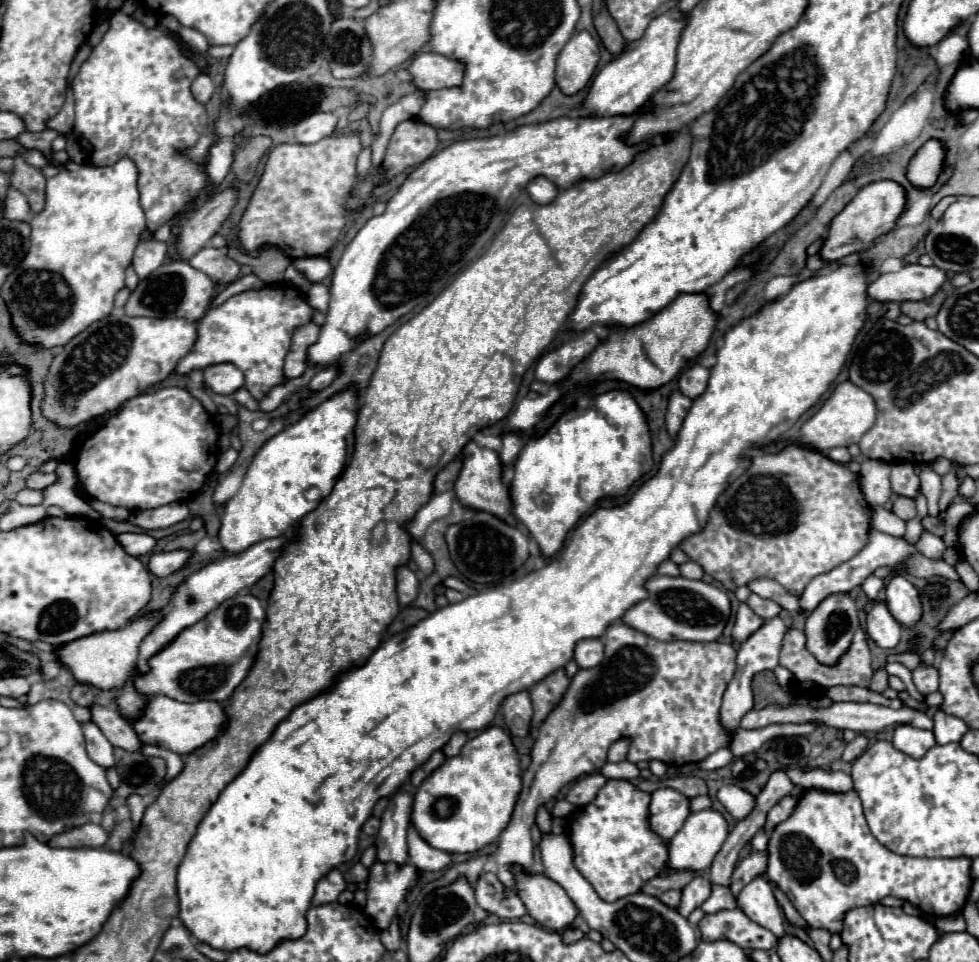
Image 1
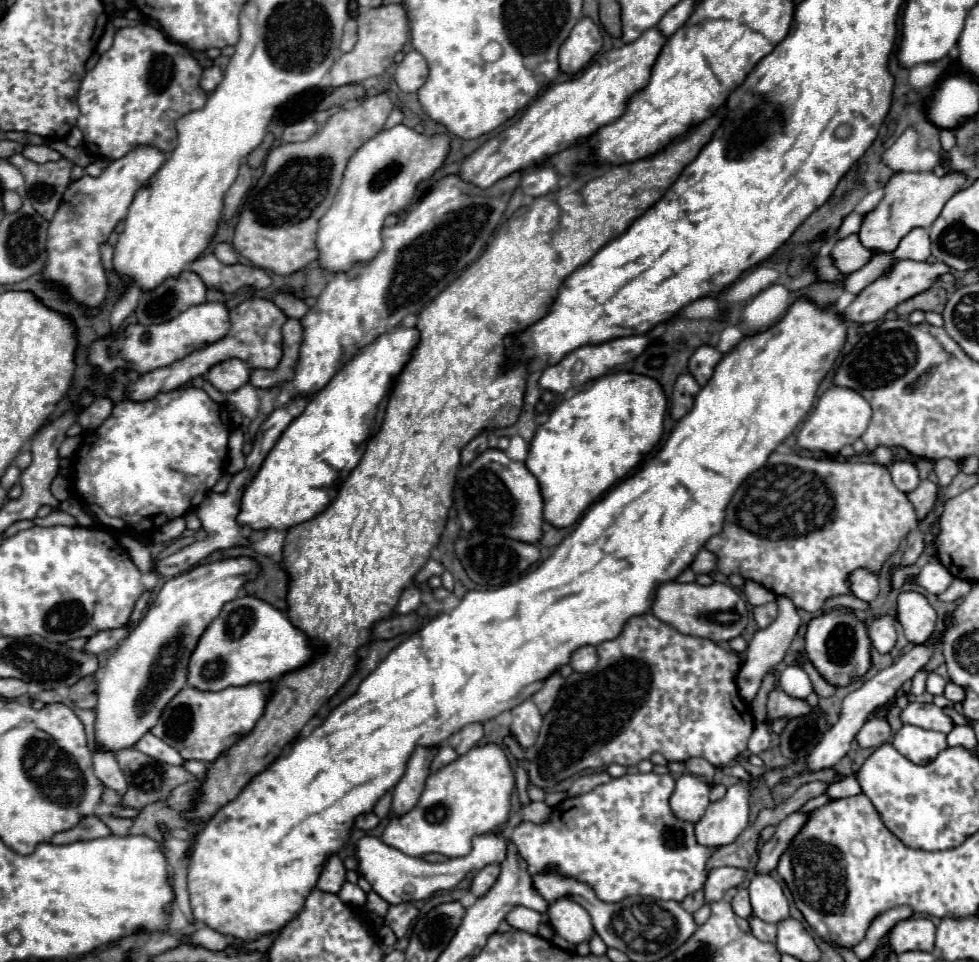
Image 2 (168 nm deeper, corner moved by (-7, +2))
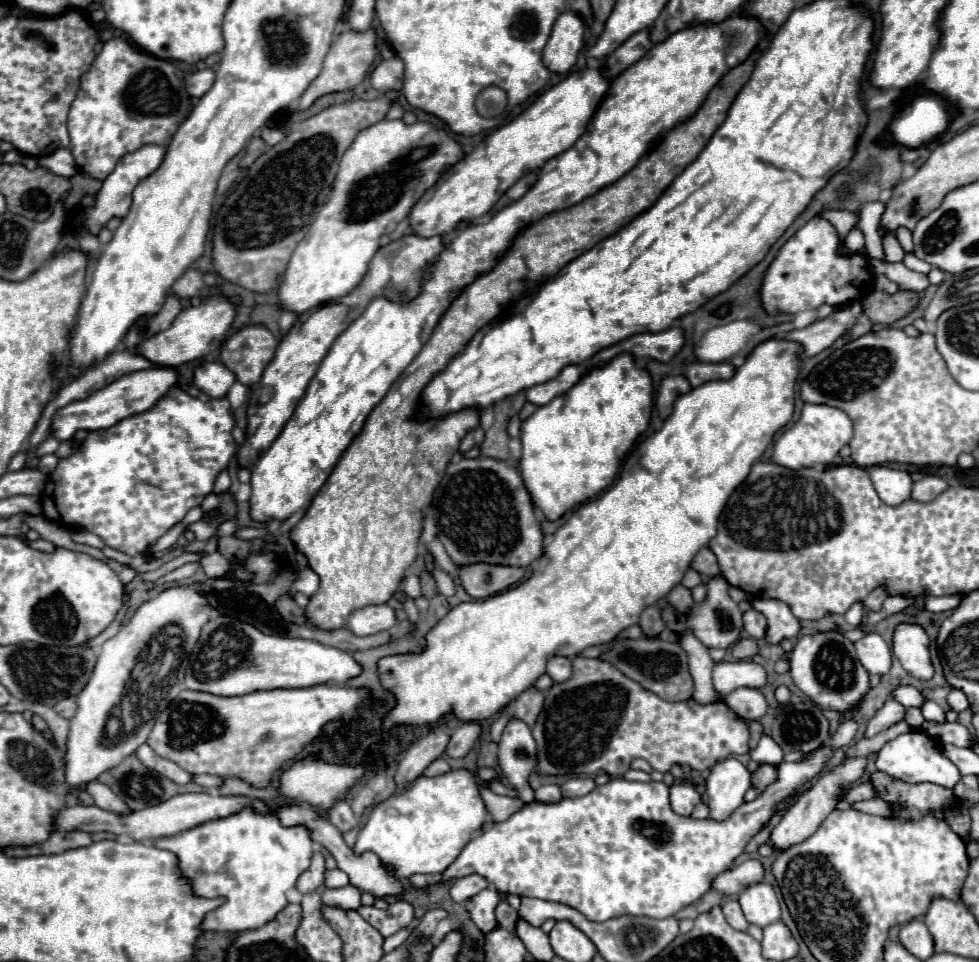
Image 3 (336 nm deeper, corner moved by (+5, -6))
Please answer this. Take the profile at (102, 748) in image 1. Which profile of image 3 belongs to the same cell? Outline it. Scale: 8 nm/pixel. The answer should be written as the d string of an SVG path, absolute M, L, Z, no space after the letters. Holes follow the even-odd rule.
M93 780L91 784L85 784L83 790L89 792L89 794L93 796L93 800L95 800L95 806L99 806L99 808L103 808L103 810L117 812L117 814L127 814L127 812L131 812L131 810L127 808L127 804L125 804L119 796L115 796L115 794L111 792L111 788L107 788L107 784L101 784L101 782Z

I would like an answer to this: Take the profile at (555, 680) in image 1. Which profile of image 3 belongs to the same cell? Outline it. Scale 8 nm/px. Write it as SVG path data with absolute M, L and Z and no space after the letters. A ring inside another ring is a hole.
M529 688L527 692L517 696L513 708L515 708L515 718L523 720L527 726L533 726L543 708L543 692L537 688Z

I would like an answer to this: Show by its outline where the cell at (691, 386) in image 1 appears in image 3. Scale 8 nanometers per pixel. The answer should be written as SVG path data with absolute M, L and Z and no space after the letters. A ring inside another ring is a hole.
M691 362L687 366L687 380L691 384L691 388L697 388L709 380L715 380L715 378L731 378L735 372L735 366L733 364L699 364L699 362Z

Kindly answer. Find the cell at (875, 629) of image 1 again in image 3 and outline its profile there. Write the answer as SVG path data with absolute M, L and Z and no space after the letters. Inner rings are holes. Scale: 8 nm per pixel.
M875 632L867 634L859 642L855 642L855 648L857 648L859 662L865 666L869 674L881 676L891 668L891 650L879 634Z

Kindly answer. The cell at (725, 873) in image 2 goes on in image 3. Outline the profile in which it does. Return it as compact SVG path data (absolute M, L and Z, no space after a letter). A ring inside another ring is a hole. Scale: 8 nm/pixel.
M745 860L741 866L729 868L725 872L721 872L713 884L711 890L719 892L721 896L735 896L739 894L743 888L757 884L763 880L763 866L759 860Z

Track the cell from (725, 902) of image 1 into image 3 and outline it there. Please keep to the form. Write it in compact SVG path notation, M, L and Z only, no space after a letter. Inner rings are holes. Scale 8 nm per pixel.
M727 900L727 902L721 904L721 908L723 908L723 914L725 914L727 922L729 922L735 930L747 930L747 928L749 928L749 924L747 924L747 920L745 920L745 916L743 916L737 900Z

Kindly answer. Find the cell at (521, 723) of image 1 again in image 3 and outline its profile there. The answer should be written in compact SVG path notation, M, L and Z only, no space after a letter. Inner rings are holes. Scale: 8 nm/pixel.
M509 720L499 742L499 766L503 776L513 788L517 788L519 798L529 804L533 802L533 790L527 786L527 776L537 764L537 748L531 730L523 720Z

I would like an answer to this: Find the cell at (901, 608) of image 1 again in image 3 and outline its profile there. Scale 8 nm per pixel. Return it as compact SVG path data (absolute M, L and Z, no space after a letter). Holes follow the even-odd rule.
M901 622L893 632L893 654L901 666L915 678L929 680L933 676L933 666L929 658L929 636L923 626Z

